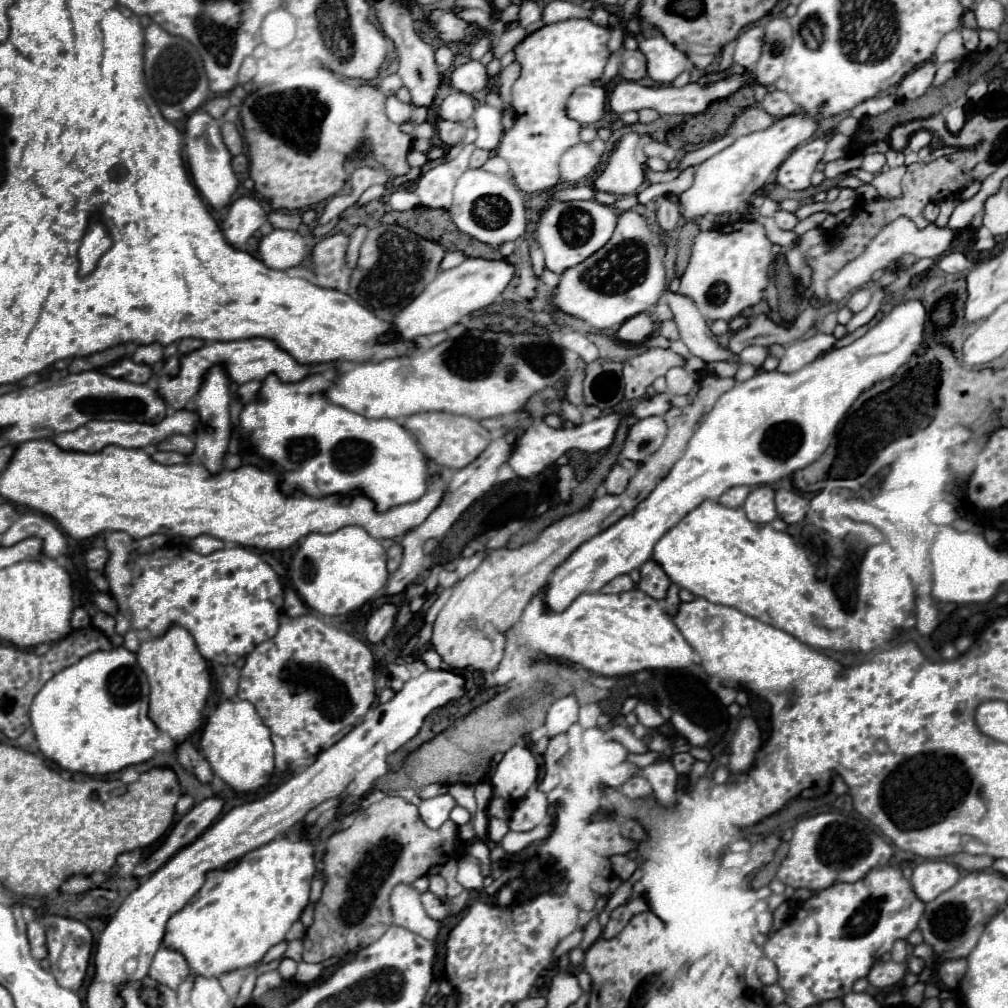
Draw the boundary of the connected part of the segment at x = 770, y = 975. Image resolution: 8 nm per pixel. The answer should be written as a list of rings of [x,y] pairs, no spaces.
[[[761,958],[757,962],[757,976],[763,984],[775,984],[777,982],[777,966],[769,958]]]

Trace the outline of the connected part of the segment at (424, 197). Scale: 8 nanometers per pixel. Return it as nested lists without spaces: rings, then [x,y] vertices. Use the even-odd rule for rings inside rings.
[[[473,144],[465,146],[461,154],[449,162],[441,162],[435,168],[421,174],[413,192],[421,200],[425,208],[449,208],[453,200],[453,188],[457,178],[469,168],[469,156],[473,152]]]

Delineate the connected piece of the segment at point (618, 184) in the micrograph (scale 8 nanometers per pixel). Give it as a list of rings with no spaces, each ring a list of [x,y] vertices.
[[[627,134],[621,138],[607,168],[595,180],[595,188],[611,192],[617,196],[635,194],[645,182],[645,168],[635,160],[635,146],[639,142],[637,134]]]

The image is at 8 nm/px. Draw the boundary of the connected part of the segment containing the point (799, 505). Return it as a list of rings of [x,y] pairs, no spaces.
[[[777,490],[775,494],[775,506],[777,506],[777,516],[787,522],[787,524],[795,524],[799,520],[805,518],[807,510],[809,510],[809,500],[789,492],[789,490]]]

